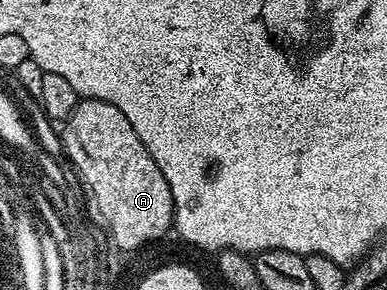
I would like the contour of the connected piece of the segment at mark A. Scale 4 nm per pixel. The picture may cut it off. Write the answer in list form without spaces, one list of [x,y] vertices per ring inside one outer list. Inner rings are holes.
[[[80,98],[62,127],[63,147],[71,158],[70,166],[82,167],[81,174],[91,182],[100,210],[107,215],[119,243],[131,247],[152,236],[162,240],[173,227],[173,197],[161,169],[157,169],[153,157],[149,157],[149,149],[145,149],[141,137],[133,133],[129,117],[125,117],[117,105]]]

